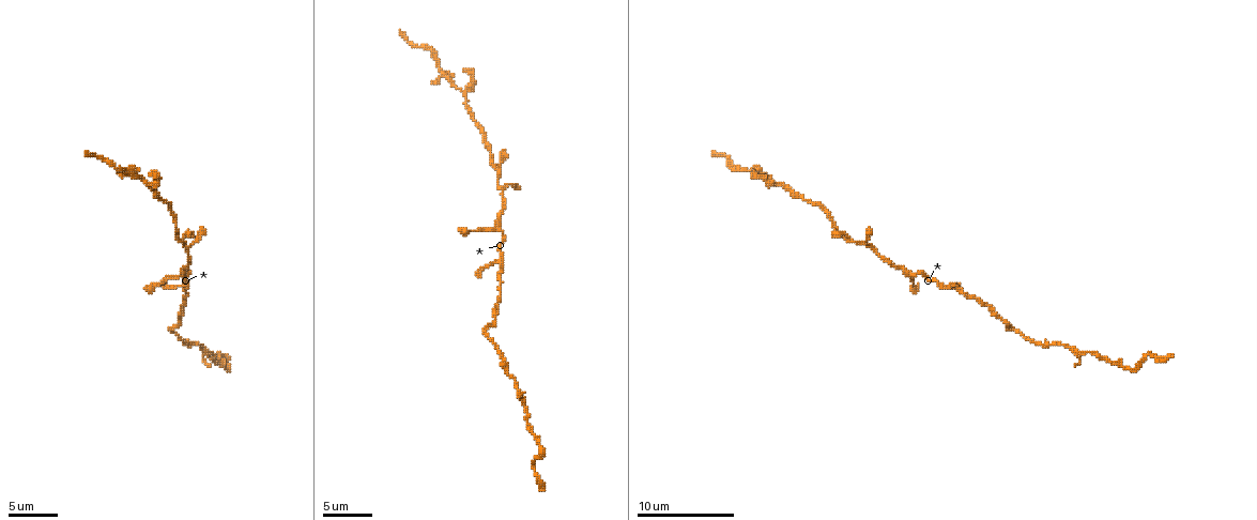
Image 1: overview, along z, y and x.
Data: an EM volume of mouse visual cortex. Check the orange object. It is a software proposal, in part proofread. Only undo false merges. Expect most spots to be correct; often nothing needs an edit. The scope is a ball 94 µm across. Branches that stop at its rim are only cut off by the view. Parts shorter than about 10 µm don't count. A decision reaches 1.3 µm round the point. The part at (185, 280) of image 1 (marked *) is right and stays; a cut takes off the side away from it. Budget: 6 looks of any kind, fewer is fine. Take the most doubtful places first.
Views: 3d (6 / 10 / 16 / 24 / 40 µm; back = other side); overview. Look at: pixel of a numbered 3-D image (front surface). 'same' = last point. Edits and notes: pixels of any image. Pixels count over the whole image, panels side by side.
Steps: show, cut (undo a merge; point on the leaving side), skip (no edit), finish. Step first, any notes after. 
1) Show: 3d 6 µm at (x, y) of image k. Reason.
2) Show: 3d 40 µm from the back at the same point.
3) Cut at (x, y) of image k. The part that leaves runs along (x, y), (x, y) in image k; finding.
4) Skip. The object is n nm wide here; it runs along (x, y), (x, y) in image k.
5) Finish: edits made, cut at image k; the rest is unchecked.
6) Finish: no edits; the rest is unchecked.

Show: 3d 16 µm at (172, 331) of image 1. Sudden change in width.

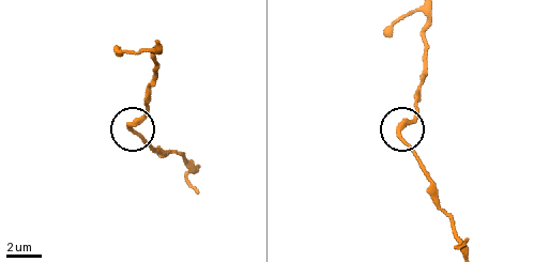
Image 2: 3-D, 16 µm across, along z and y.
Show: 3d 6 µm at (128, 123) of image 2. Closer look.

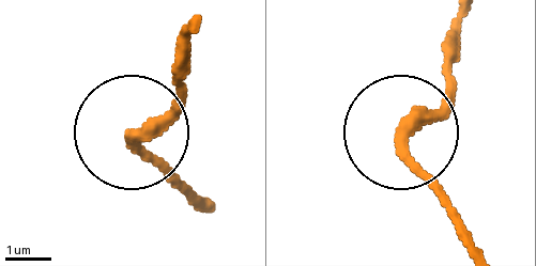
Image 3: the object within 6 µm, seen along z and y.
Skip. It runs along (196, 29), (184, 87), (135, 136), (188, 186) in image 3; all the same neuron.

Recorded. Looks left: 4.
Show: 3d 10 µm at (915, 273) of image 1. Thick turns thin.

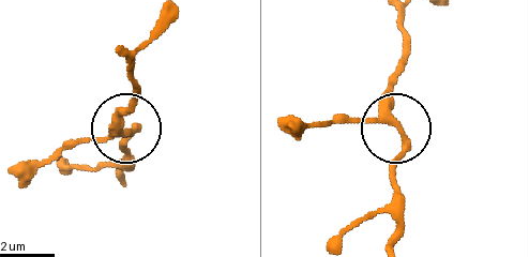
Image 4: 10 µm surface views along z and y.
Skip. It runs along (394, 163), (401, 145), (394, 75), (401, 57) in image 4; continuous, no second neuron.

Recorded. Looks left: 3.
Show: 3d 10 µm at (747, 170) of image 1. Thin arm on a thick one.

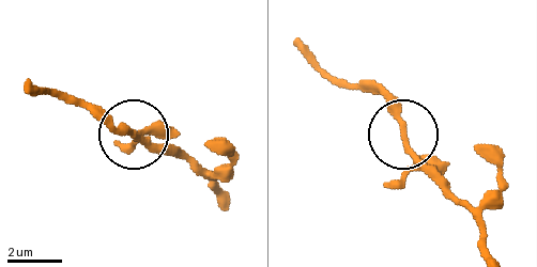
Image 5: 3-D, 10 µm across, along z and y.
Show: 3d 10 µm from the back at (404, 143) of image 5.

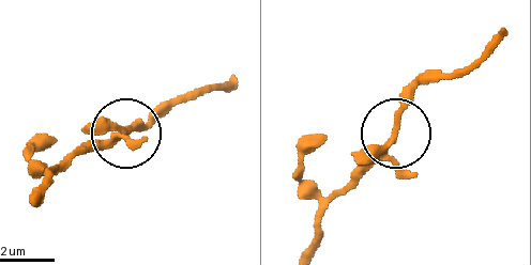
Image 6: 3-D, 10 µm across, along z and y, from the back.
Skip. 3 arms meet here; it runs along (32, 196), (76, 154), (156, 120) in image 6; all the same neuron.

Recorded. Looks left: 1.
Finish: no edits; the rest is unchecked.

